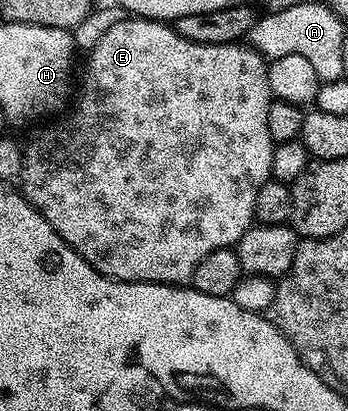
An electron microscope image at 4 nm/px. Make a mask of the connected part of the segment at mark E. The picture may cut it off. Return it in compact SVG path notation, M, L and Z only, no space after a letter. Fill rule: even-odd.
M134 16L124 17L123 21L118 22L109 28L109 32L105 34L97 43L90 47L87 58L87 71L83 74L84 90L80 92L74 99L73 105L66 111L67 118L60 117L52 130L43 130L31 142L31 147L27 146L23 156L23 174L21 177L21 193L35 209L41 212L41 216L45 216L45 220L55 231L69 243L74 250L82 256L86 262L106 278L115 278L118 282L166 282L168 284L187 284L190 283L193 276L193 268L197 268L197 264L201 264L201 260L205 260L205 256L209 256L209 252L214 250L226 250L234 247L241 240L243 233L251 229L255 216L255 205L257 204L257 194L261 192L261 188L271 178L271 165L273 164L273 154L275 152L276 143L271 140L271 133L267 127L267 109L273 100L271 86L267 83L267 71L265 69L265 59L262 54L252 52L246 45L228 44L226 46L218 46L217 44L199 44L193 40L185 40L185 36L178 34L174 25L168 24L163 20L154 18L137 18Z

